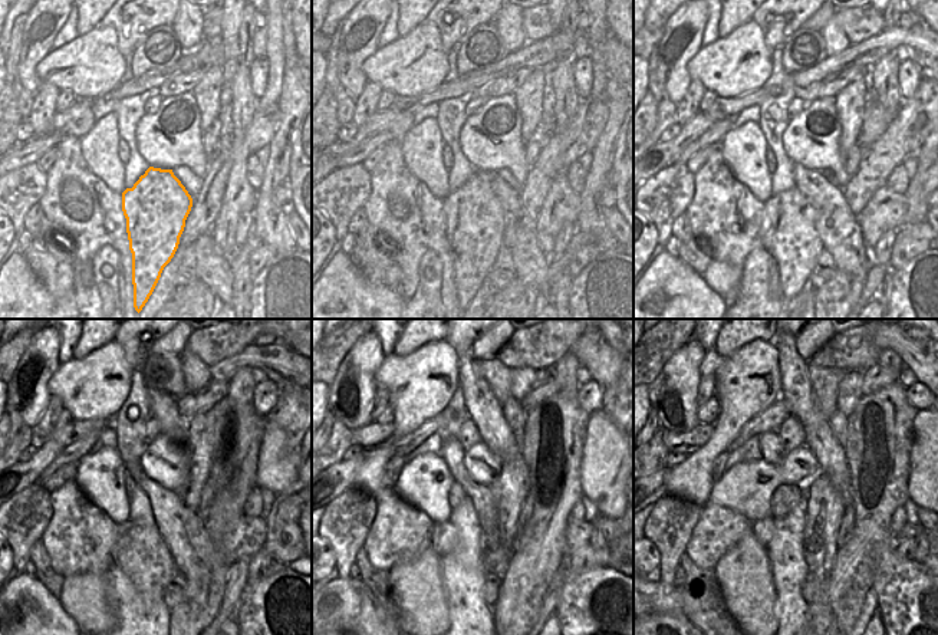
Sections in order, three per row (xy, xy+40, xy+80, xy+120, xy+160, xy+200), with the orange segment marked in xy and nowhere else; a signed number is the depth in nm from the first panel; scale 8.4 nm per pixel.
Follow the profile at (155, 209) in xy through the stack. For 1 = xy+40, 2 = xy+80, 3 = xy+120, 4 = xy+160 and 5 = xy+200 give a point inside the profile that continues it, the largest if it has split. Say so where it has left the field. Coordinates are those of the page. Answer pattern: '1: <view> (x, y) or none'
1: xy+40 (473, 216)
2: xy+80 (792, 240)
3: xy+120 (140, 549)
4: xy+160 (444, 540)
5: xy+200 (763, 530)

